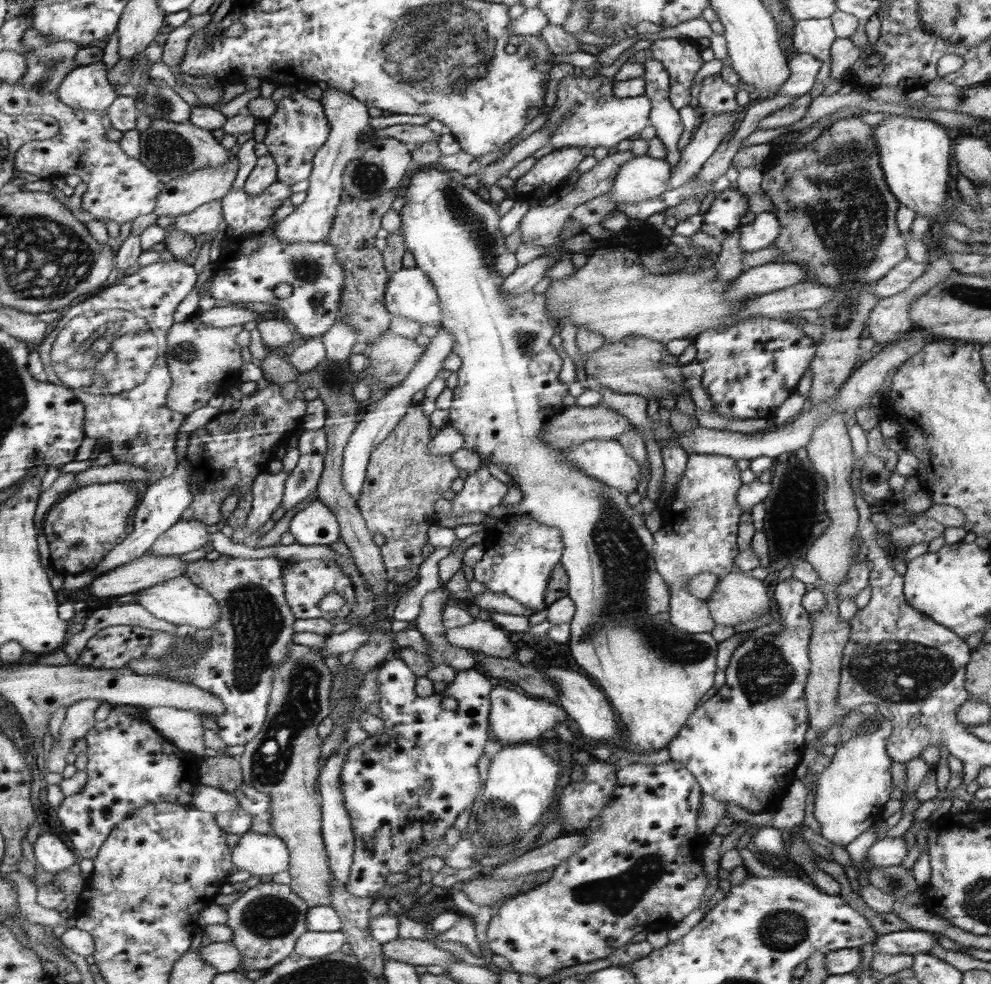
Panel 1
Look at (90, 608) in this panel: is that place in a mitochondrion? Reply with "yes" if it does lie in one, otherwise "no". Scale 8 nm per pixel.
no

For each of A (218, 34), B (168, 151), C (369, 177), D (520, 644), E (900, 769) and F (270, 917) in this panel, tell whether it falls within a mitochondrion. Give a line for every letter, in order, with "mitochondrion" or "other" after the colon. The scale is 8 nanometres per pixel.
A: other
B: mitochondrion
C: mitochondrion
D: other
E: other
F: mitochondrion

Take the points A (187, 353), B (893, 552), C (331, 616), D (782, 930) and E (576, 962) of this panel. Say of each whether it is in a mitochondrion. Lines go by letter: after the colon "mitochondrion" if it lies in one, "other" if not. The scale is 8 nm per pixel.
A: mitochondrion
B: other
C: other
D: mitochondrion
E: other

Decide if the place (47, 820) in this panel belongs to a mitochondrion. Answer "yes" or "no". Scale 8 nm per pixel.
no

